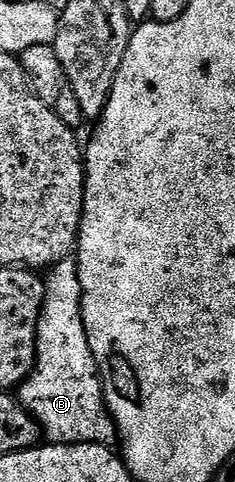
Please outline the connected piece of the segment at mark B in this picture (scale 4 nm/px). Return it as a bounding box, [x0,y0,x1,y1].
[18,257,117,443]

